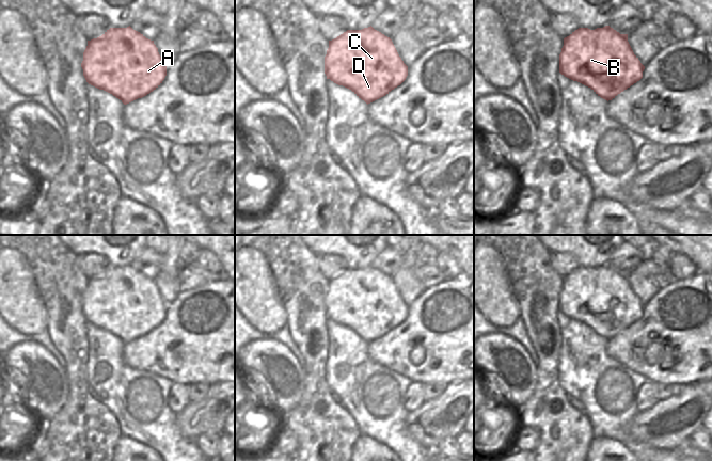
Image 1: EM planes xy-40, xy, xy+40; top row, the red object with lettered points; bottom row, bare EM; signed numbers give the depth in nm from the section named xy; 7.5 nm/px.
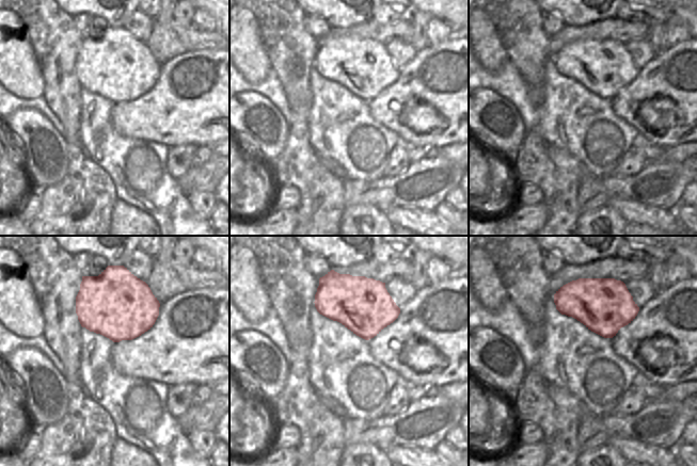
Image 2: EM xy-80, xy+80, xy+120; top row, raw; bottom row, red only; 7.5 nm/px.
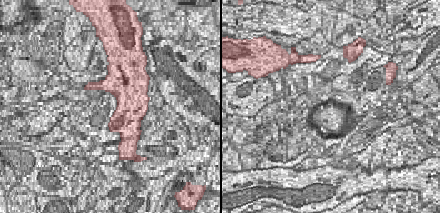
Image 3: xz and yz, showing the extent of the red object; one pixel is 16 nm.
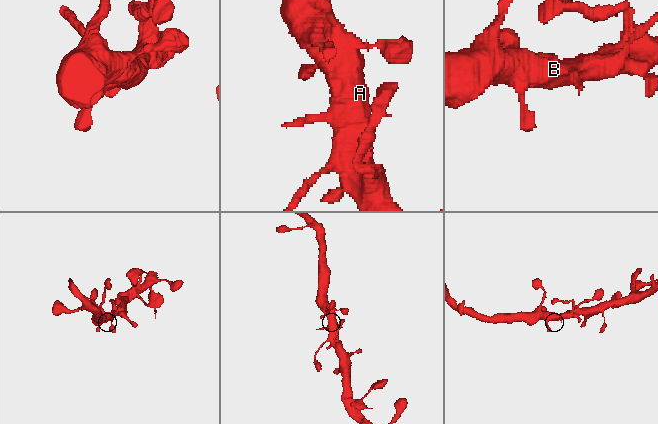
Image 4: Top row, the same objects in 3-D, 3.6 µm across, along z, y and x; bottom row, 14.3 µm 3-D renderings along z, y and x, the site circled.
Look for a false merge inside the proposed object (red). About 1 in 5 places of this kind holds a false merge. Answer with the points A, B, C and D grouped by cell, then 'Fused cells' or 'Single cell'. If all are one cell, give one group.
Groups: A B C D. Single cell.

